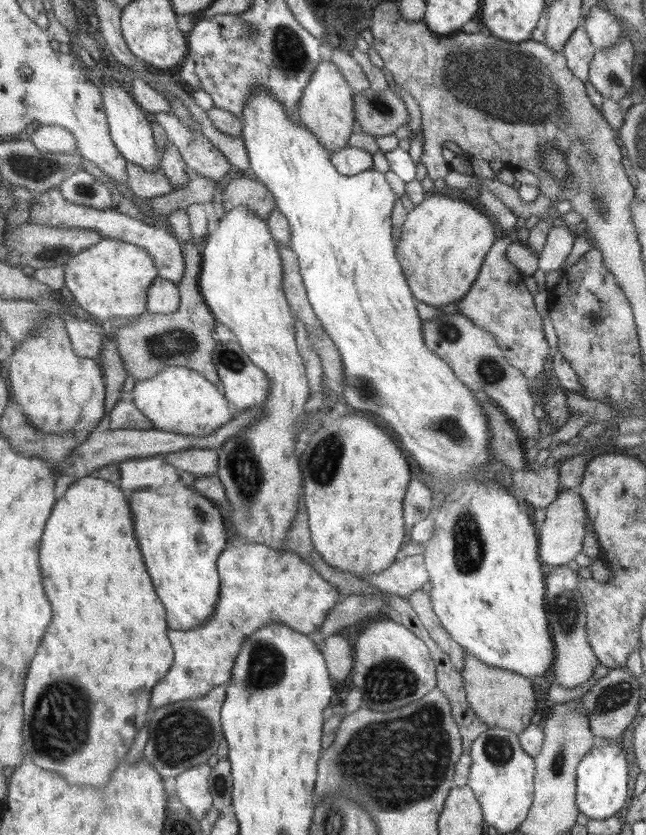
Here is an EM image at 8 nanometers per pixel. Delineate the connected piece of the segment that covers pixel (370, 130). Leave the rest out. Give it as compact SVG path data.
M366 89L353 92L354 116L358 131L374 137L394 135L401 126L408 126L404 101L390 89L376 92Z

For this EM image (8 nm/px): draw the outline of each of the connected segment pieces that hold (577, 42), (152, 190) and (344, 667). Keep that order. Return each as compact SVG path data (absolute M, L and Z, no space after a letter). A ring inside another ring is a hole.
M578 26L561 50L566 58L567 68L584 84L588 83L589 67L595 51L583 26Z
M127 162L126 174L125 185L136 198L151 199L173 190L161 166L157 166L155 170L143 170L141 166Z
M338 634L328 636L323 639L321 648L332 680L338 682L349 679L354 660L349 640Z

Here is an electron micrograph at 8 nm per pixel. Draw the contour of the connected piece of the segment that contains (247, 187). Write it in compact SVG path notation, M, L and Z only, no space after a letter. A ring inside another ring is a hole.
M248 177L232 179L219 199L225 213L237 206L245 206L262 220L267 220L269 212L277 208L274 197L266 186Z

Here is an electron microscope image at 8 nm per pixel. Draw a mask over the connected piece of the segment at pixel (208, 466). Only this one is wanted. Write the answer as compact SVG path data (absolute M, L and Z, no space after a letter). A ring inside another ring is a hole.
M214 448L188 449L164 453L162 457L179 471L184 470L195 477L200 477L217 472L219 467L217 453L218 450Z

